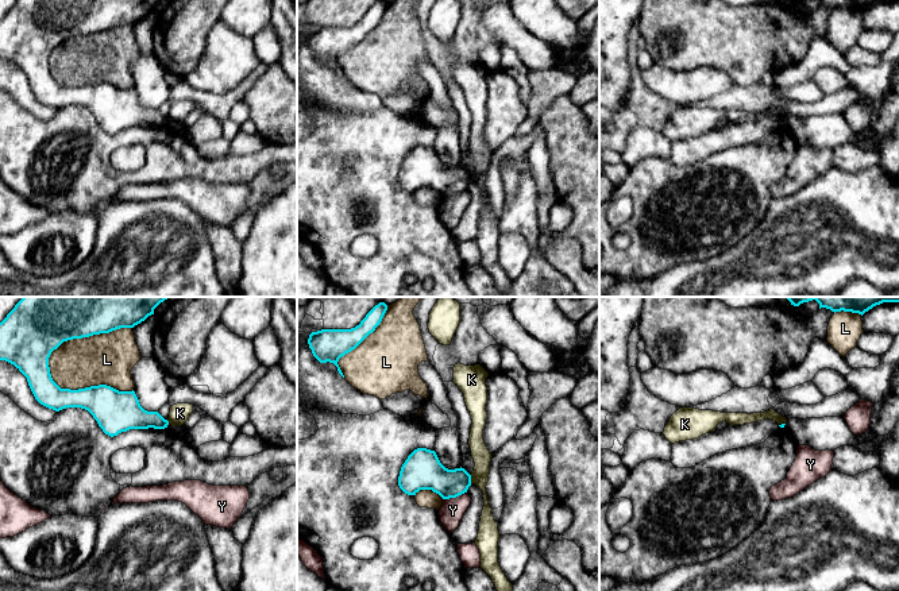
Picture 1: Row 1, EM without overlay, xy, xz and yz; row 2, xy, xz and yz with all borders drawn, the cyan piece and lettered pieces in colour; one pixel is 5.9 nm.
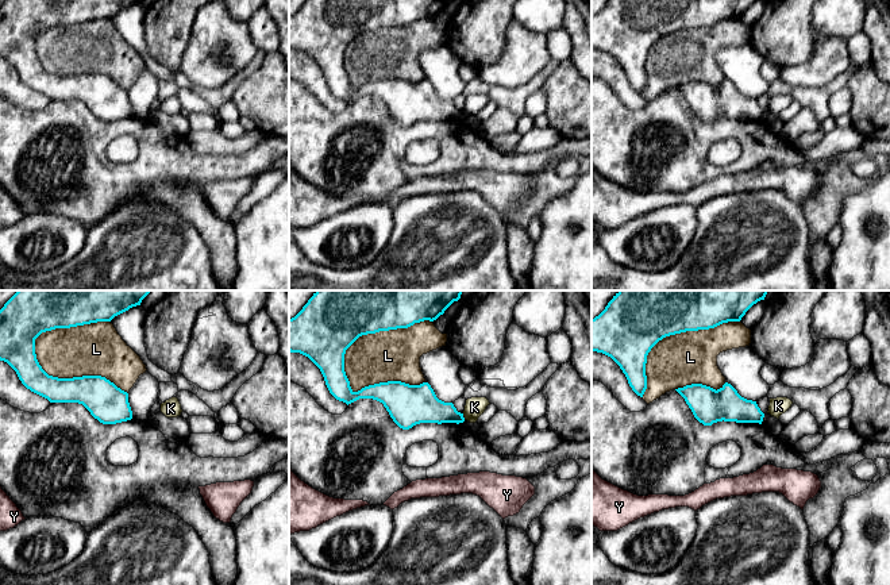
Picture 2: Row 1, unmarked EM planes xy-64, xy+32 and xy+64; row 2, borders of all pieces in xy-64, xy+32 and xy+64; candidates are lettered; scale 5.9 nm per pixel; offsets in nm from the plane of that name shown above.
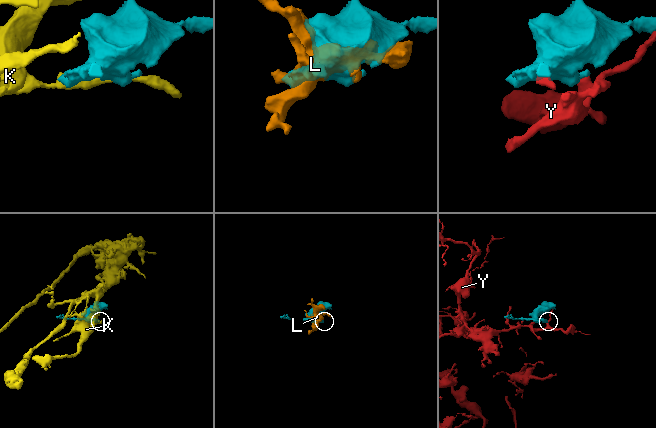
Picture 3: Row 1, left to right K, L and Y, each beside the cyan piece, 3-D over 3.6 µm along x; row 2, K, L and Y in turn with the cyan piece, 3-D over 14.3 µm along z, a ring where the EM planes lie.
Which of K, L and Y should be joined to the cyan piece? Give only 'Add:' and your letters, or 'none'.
Add: none

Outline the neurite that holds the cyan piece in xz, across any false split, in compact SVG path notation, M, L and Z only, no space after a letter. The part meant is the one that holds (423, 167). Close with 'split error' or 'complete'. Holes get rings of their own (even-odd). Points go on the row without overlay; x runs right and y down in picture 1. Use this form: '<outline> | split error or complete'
M417 146L402 162L398 184L408 193L432 188L443 197L450 197L467 190L471 173L462 165L448 167L440 161L435 148Z | complete

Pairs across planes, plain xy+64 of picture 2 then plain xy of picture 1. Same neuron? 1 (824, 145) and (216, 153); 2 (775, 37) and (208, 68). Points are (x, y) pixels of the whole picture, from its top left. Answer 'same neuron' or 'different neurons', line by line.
1: different neurons
2: different neurons

